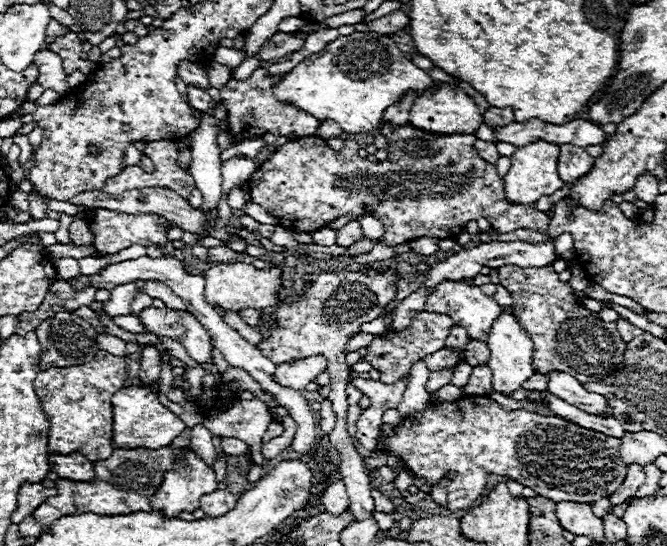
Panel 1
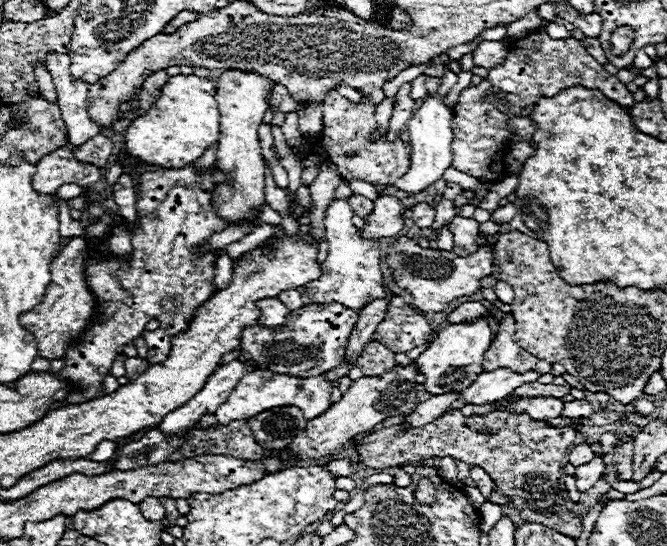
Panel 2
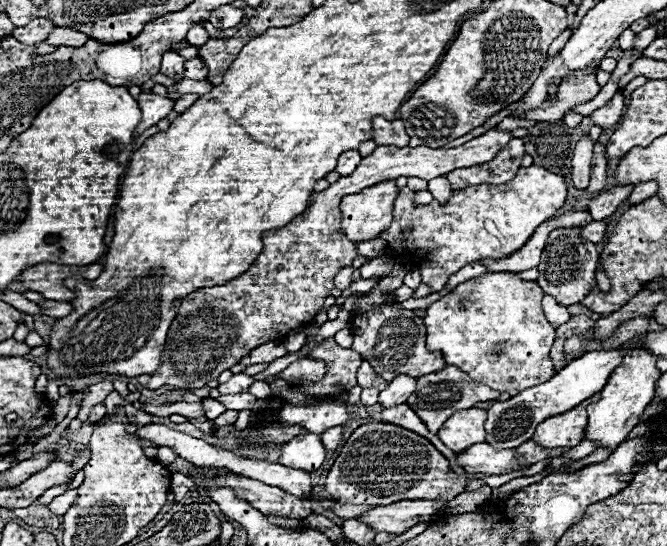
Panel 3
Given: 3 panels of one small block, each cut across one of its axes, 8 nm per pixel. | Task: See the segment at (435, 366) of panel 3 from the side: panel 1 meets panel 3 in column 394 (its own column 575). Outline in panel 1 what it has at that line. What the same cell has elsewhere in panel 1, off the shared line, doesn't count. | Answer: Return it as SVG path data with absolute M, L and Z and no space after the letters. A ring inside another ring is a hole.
M514 264L498 268L500 284L510 292L518 322L534 342L532 360L540 374L560 370L570 372L576 380L604 380L624 360L628 344L620 338L614 322L602 322L596 312L580 306L572 288L558 280L552 266L520 268Z

